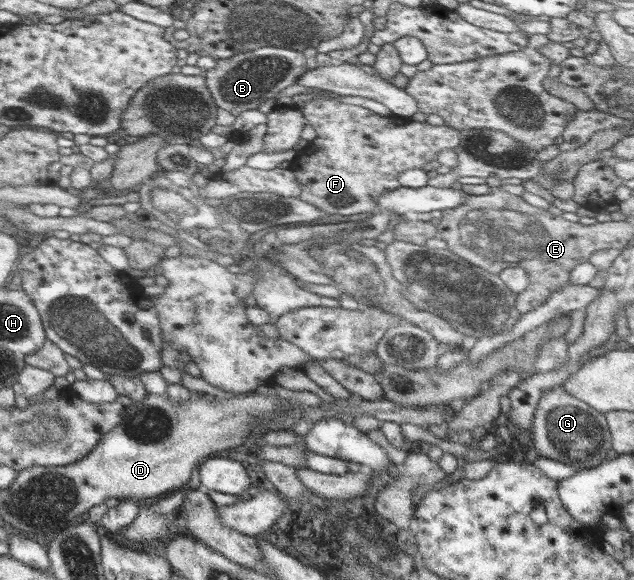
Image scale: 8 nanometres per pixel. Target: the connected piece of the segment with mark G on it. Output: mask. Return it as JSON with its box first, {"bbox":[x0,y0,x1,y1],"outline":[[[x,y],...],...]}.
{"bbox":[530,385,611,470],"outline":[[[562,385],[540,393],[530,430],[532,445],[538,456],[570,465],[577,470],[596,467],[611,449],[609,429],[603,414],[568,395]]]}

